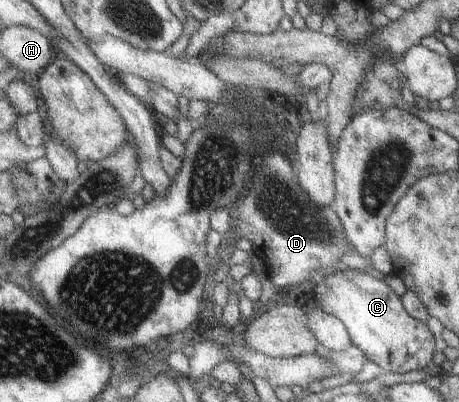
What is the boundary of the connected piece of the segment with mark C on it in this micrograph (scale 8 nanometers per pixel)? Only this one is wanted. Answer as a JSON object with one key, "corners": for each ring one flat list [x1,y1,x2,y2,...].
{"corners":[[348,267,317,278,315,283,311,292,323,306,321,309,342,321,352,344,367,356,368,361,379,365,387,373,422,370,433,362,435,336,426,321,412,318,406,312,401,298,384,279,376,279,368,272]]}

